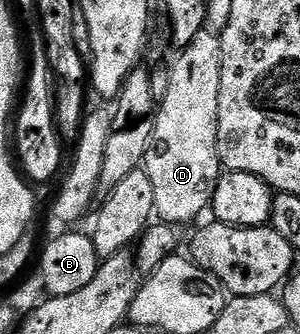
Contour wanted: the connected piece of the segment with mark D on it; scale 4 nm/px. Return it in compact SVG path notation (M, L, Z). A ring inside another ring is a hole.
M204 29L179 51L173 67L168 68L167 97L159 104L153 119L151 141L143 170L155 188L156 218L160 222L180 226L196 215L210 210L215 185L223 168L217 152L219 121L219 81L221 80L221 37L216 30Z

